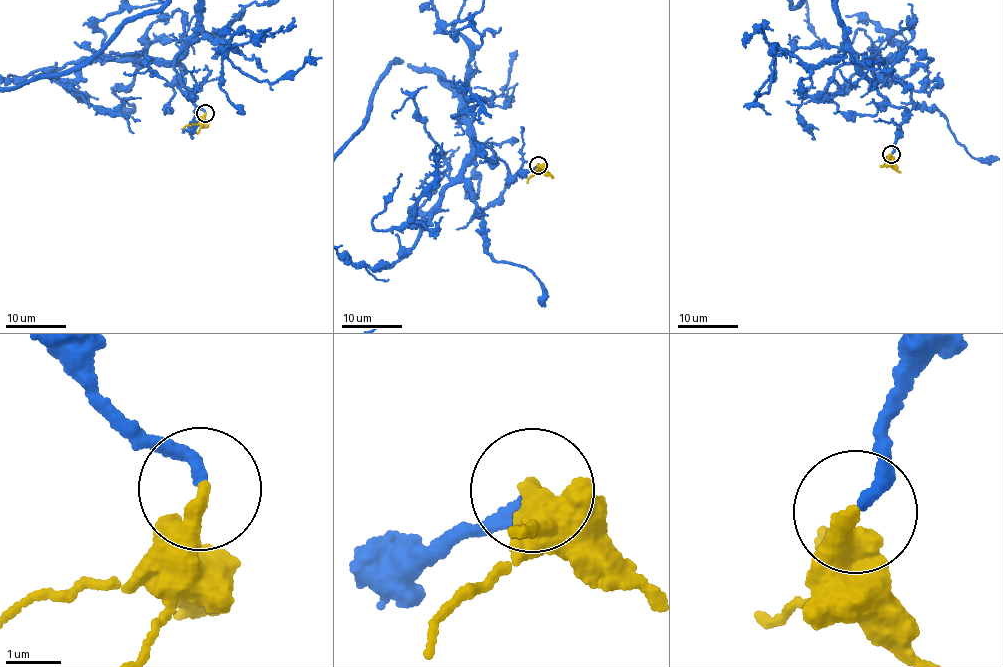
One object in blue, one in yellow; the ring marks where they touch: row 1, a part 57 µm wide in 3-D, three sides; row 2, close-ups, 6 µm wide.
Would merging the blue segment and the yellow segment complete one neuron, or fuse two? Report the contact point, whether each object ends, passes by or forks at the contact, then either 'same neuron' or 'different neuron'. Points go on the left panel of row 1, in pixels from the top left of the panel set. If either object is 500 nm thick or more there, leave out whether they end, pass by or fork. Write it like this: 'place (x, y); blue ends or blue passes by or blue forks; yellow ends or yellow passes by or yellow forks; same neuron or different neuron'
place (205, 113); blue ends; yellow ends; same neuron

